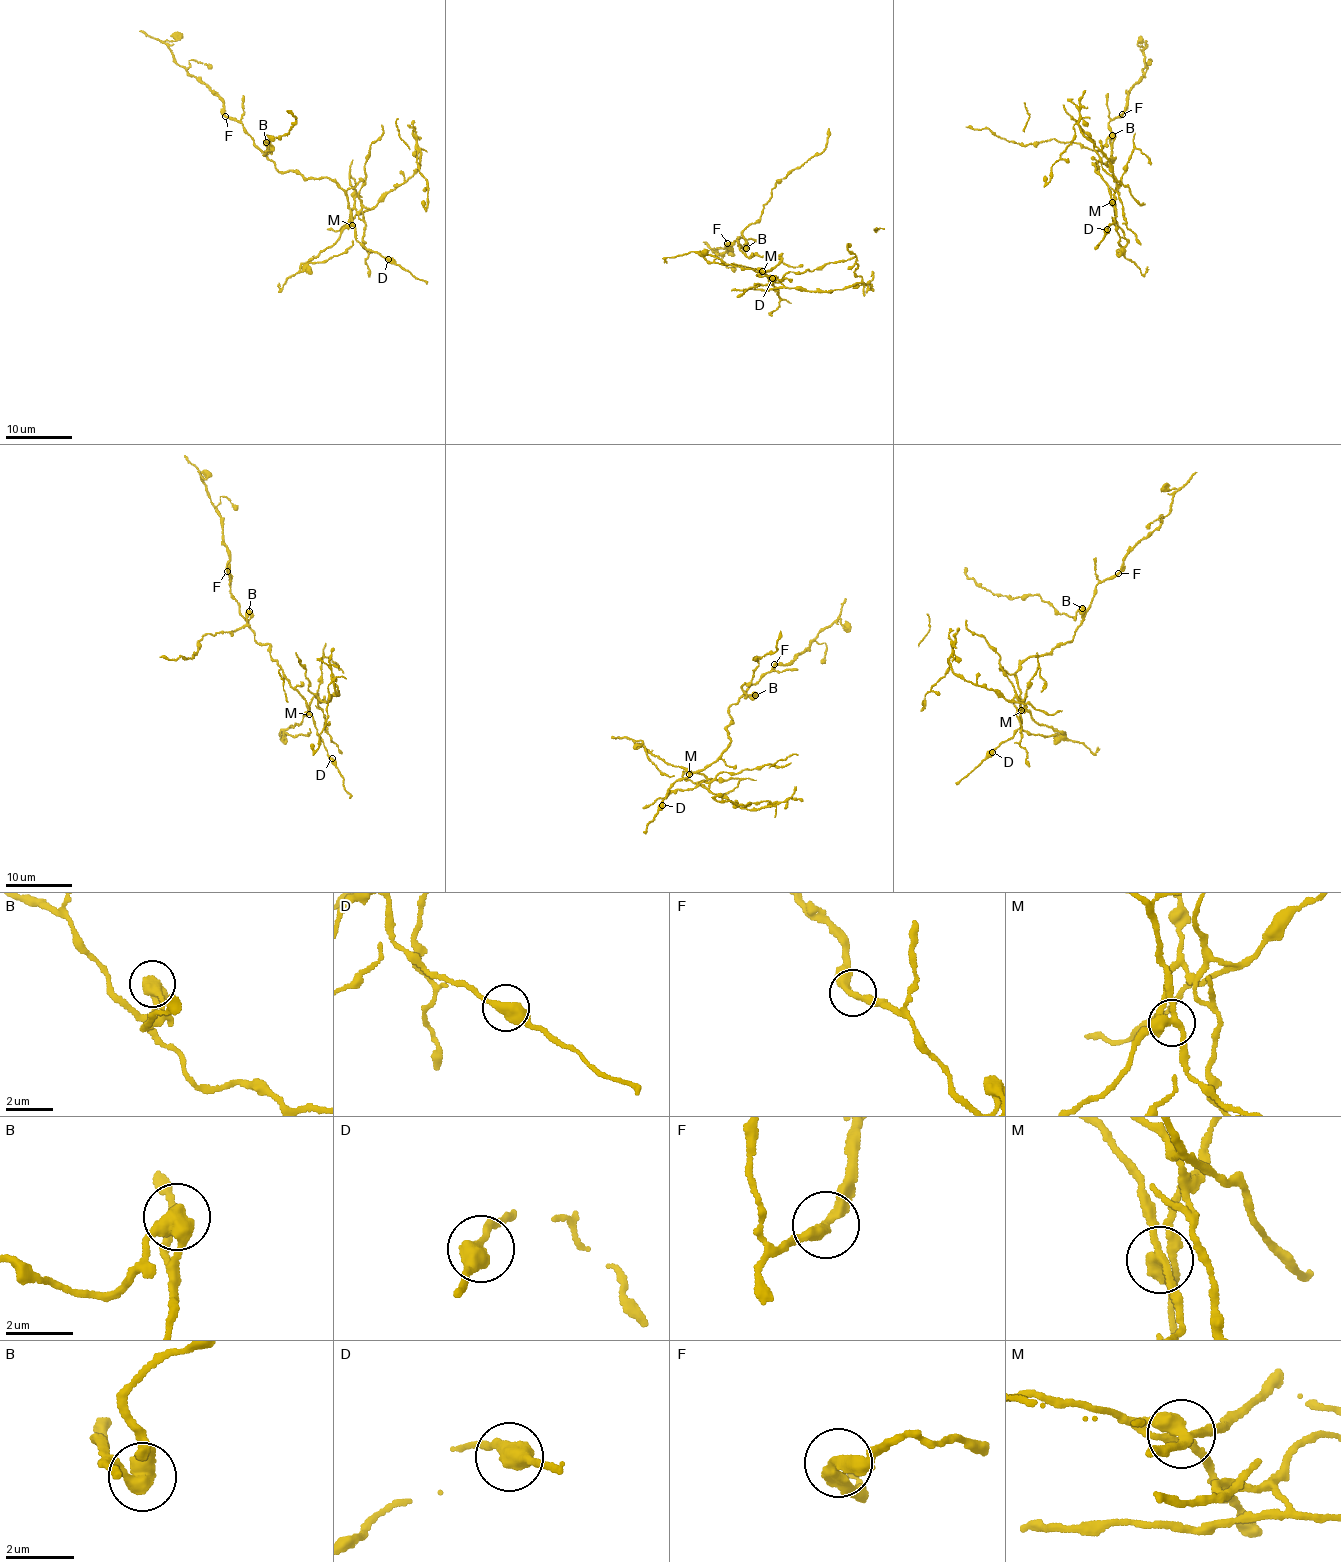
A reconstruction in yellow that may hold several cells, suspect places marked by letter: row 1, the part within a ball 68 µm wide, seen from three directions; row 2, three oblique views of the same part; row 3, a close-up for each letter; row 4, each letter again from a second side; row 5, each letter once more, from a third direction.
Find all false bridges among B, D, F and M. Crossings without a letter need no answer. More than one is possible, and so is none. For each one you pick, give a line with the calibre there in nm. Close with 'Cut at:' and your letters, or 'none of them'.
B: 500 nm thick
M: 320 nm thick
Cut at: B, M

